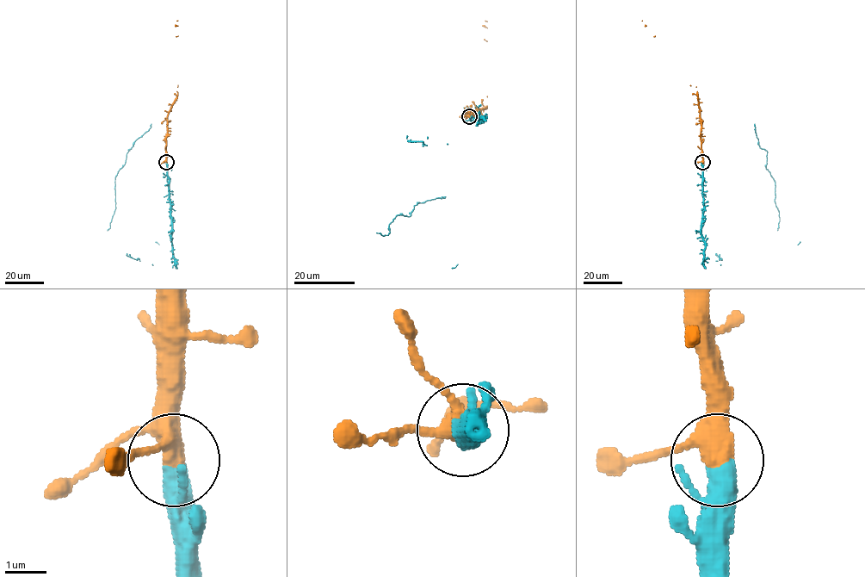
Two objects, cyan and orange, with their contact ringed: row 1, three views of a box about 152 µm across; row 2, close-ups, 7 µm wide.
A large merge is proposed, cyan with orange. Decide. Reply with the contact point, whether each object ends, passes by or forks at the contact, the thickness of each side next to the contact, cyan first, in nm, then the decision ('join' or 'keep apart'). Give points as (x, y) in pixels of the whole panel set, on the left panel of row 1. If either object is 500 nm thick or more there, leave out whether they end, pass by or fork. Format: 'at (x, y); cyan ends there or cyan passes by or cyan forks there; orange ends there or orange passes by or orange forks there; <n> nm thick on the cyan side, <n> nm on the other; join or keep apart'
at (166, 162); cyan ends there; orange forks there; 480 nm thick on the cyan side, 360 nm on the other; join

